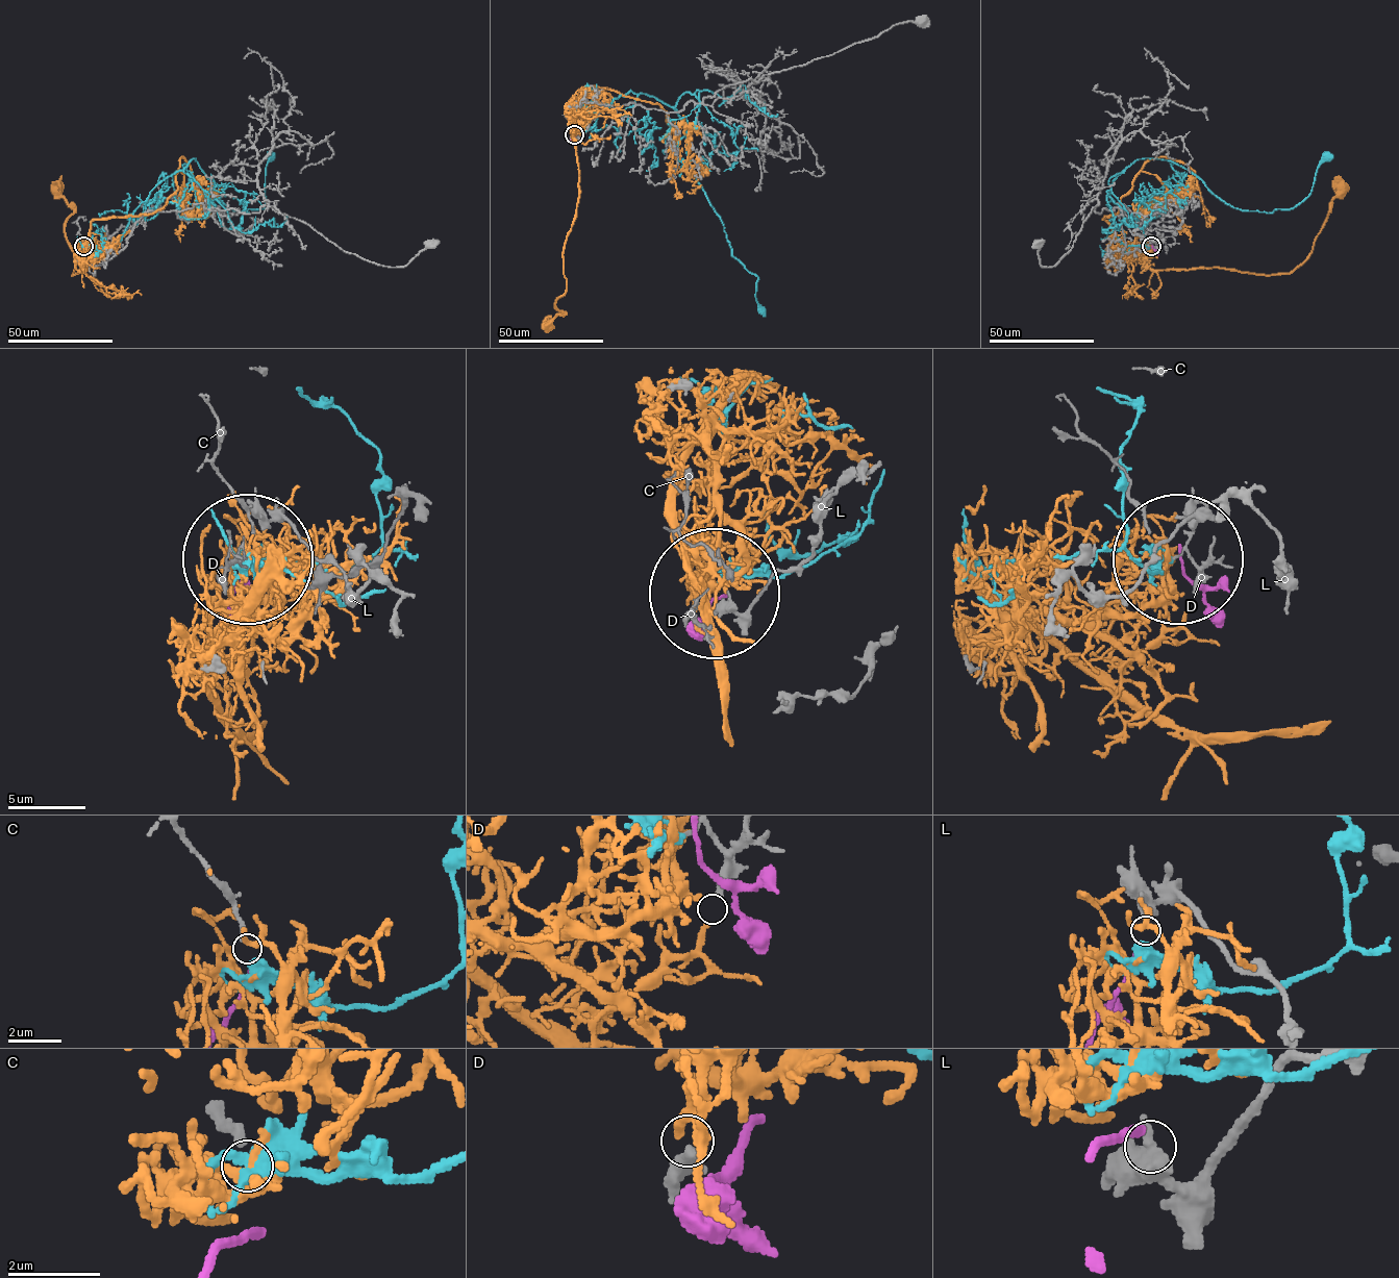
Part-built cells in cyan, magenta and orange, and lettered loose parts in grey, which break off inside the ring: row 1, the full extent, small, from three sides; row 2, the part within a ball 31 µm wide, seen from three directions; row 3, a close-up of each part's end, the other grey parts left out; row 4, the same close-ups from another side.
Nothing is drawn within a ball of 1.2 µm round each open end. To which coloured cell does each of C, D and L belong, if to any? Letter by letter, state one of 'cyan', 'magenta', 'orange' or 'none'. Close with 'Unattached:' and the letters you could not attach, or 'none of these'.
C: cyan
D: orange
L: magenta
Unattached: none of these

